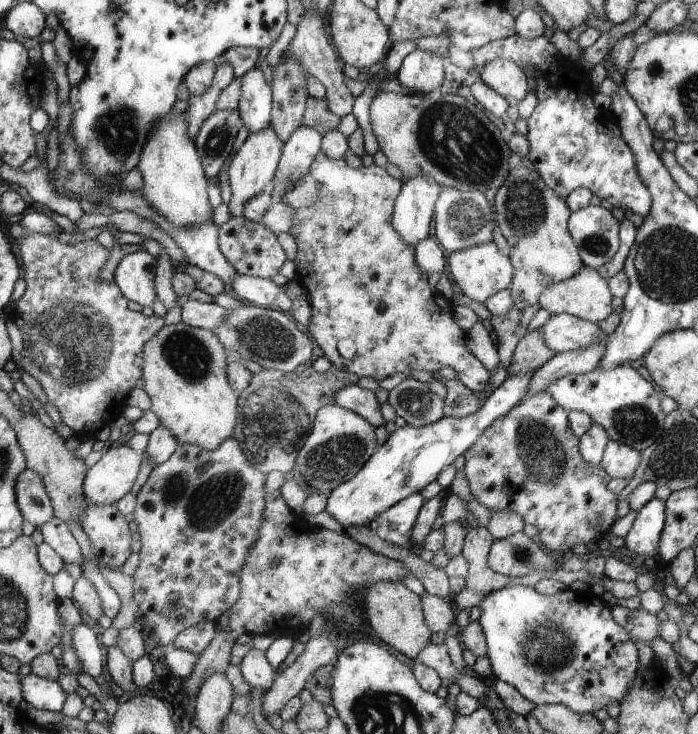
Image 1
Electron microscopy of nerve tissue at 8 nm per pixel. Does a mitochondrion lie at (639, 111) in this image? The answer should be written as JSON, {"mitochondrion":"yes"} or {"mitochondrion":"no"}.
{"mitochondrion":"no"}

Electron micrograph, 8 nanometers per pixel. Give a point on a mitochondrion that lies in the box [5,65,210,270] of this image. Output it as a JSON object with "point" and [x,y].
{"point":[117,131]}

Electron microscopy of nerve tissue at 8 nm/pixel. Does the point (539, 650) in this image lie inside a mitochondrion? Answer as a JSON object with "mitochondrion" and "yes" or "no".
{"mitochondrion":"yes"}

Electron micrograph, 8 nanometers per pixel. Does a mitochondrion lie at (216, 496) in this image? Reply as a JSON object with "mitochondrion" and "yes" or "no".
{"mitochondrion":"yes"}

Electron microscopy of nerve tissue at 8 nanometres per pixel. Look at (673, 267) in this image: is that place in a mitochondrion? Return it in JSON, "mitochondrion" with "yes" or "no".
{"mitochondrion":"yes"}

